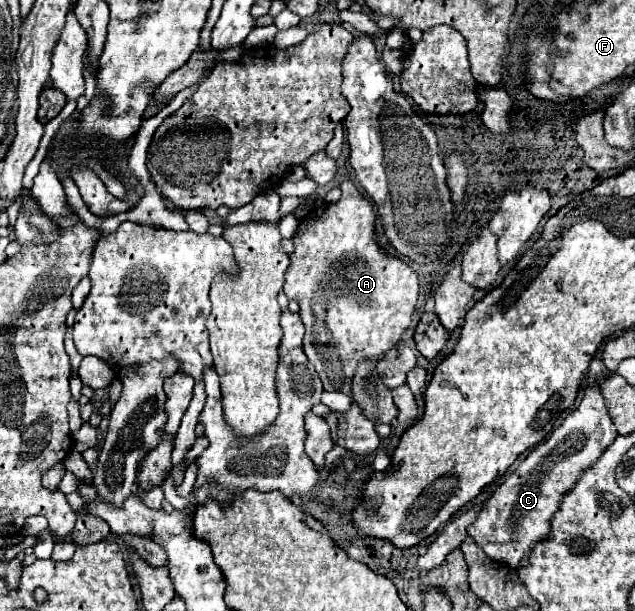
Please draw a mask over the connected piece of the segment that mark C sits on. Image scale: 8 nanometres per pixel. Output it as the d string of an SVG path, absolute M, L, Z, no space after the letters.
M592 383L578 409L572 411L560 427L552 431L552 435L536 445L512 471L506 481L496 489L496 493L488 499L478 519L468 527L468 535L484 549L484 553L498 563L504 563L512 569L520 567L520 561L534 549L536 543L550 537L550 521L560 509L560 501L564 493L576 485L580 473L590 469L600 453L618 437L616 427L608 415L604 399L596 383Z

